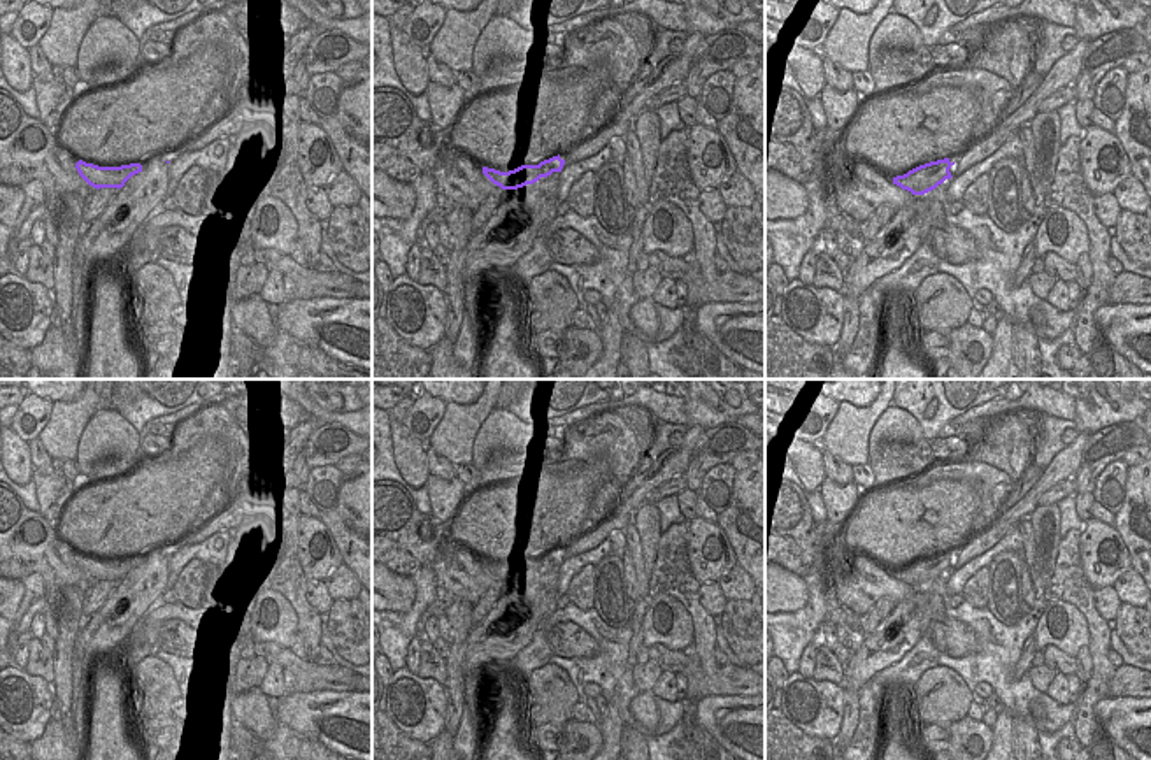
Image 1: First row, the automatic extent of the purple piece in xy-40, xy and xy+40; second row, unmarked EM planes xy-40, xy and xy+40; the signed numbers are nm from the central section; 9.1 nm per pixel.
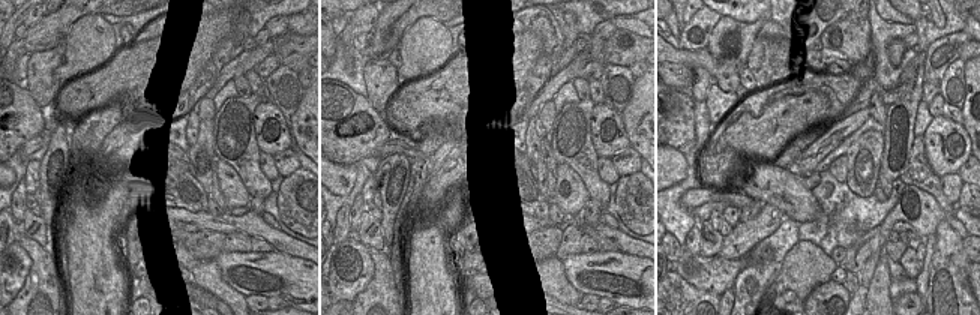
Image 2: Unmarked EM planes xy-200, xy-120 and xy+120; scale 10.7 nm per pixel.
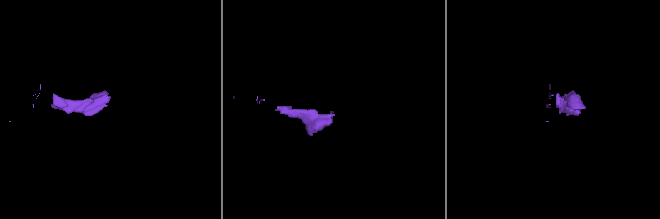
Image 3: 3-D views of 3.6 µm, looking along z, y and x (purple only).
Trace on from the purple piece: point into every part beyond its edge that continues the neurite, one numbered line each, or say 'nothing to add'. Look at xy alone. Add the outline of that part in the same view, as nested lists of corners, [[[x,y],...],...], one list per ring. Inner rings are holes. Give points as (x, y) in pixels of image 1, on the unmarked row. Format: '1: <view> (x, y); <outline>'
nothing to add

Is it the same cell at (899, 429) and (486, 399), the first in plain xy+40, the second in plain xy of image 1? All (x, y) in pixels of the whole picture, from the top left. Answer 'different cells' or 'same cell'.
different cells

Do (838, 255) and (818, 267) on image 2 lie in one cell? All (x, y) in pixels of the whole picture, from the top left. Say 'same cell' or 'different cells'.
different cells

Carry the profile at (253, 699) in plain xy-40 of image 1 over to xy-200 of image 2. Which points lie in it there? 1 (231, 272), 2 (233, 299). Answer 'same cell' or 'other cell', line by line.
1: other cell
2: same cell

